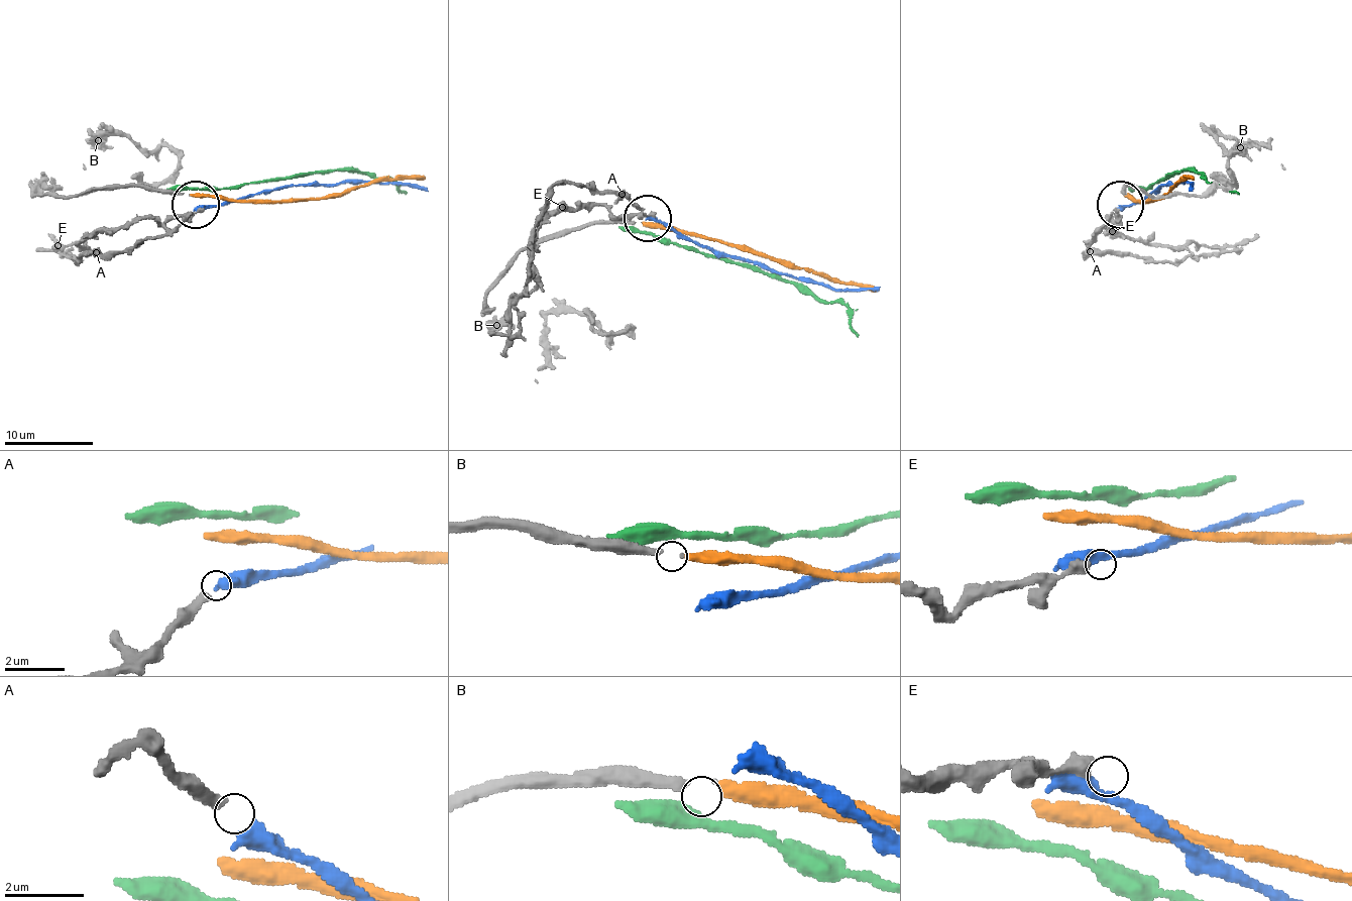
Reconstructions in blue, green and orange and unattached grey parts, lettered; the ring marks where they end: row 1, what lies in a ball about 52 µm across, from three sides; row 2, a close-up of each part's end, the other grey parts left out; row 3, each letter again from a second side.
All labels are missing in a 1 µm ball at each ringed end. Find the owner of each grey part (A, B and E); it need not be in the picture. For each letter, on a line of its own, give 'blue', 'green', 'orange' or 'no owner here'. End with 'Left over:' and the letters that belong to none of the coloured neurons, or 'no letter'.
A: blue
B: orange
E: no owner here
Left over: E

